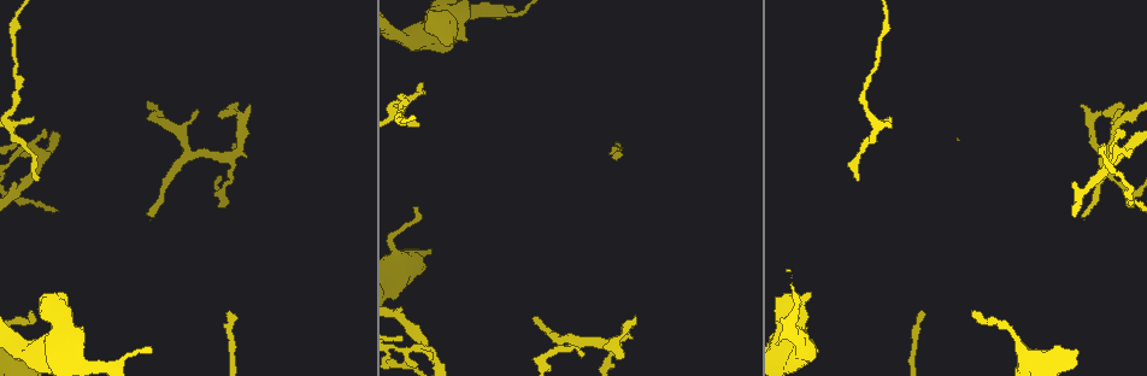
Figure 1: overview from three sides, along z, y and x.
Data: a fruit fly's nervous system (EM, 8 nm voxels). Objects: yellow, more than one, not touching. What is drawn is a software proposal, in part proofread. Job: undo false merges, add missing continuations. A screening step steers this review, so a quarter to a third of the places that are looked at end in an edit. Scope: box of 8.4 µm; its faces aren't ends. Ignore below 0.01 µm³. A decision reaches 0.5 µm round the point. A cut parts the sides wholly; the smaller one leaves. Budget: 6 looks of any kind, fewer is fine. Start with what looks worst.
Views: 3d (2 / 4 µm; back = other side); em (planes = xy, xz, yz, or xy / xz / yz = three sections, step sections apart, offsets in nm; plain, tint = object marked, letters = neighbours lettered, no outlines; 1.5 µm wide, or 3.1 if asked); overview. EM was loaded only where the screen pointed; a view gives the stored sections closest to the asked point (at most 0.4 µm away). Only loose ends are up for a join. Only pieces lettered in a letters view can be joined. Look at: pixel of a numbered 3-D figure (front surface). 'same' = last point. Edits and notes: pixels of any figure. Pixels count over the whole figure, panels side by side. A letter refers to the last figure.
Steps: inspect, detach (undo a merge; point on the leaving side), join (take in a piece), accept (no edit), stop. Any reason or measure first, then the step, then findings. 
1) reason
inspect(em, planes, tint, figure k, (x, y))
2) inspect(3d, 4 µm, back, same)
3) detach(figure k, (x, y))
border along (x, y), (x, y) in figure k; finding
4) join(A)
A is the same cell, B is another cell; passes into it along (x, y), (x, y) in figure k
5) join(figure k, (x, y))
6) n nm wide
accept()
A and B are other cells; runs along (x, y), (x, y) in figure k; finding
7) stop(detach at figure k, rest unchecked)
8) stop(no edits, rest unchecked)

tapers out
inspect(em, yz, step 4, tint, figure 1, (1122, 109))

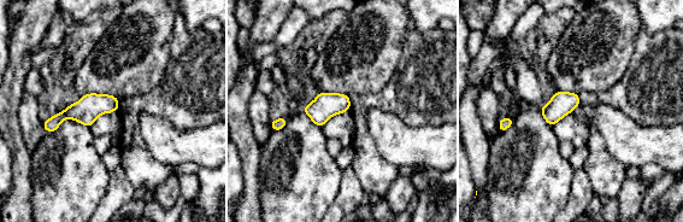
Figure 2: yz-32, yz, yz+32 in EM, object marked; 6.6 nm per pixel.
inspect(em, planes, letters, same)

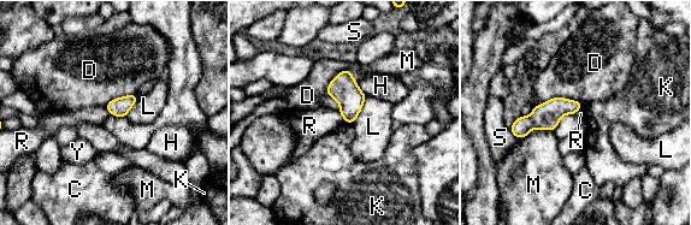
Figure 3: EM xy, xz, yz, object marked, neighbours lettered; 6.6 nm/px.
130 nm wide
accept()
C, D, H, K, L, M, R, S and Y are other cells; border along (338, 111), (346, 122) in figure 3; no lettered piece goes on from it

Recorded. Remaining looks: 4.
thin end
inspect(em, planes, plain, figure 1, (973, 313))

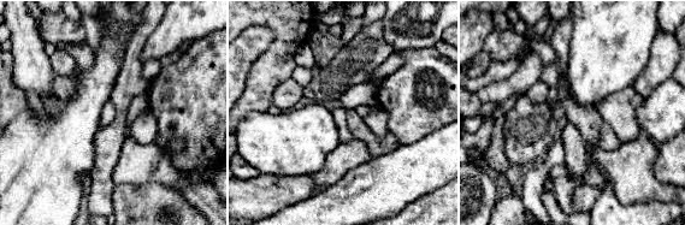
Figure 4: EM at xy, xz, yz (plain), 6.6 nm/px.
inspect(em, planes, tint, same)

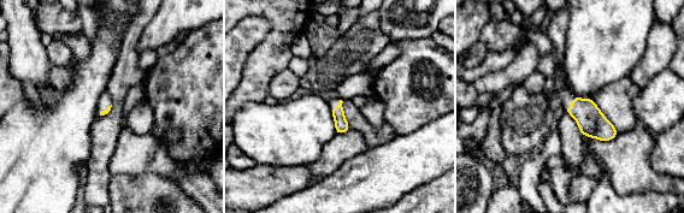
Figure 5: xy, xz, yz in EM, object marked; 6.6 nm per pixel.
what lies round it
inspect(em, planes, letters, same)

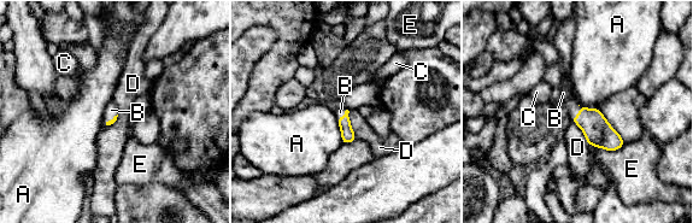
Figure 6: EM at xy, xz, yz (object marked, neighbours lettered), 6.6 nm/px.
join(B)
B is the same cell, A, C, D and E are other cells; passes into it along (597, 130), (579, 113), (563, 93) in figure 6; it goes on there

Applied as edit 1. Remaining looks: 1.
tapers out
inspect(em, planes, letters, figure 1, (1084, 216))

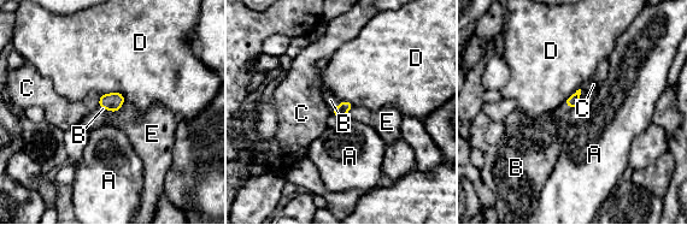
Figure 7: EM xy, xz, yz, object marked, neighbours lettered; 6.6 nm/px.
join(B)
B is the same cell, A, C, D and E are other cells; the neuron continues

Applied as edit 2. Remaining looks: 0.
stop(join at figure 6, join at figure 7, rest unchecked)

